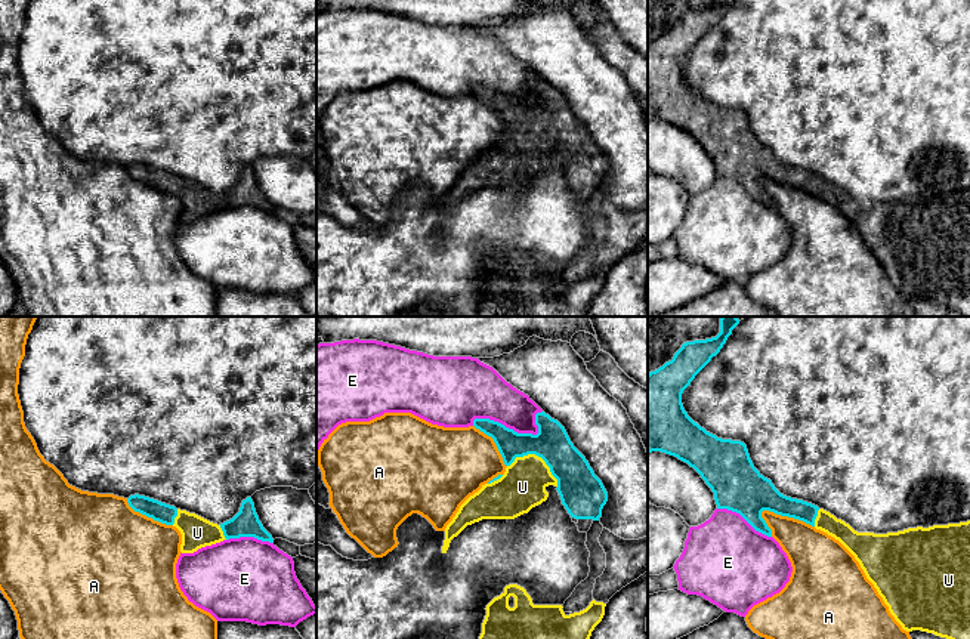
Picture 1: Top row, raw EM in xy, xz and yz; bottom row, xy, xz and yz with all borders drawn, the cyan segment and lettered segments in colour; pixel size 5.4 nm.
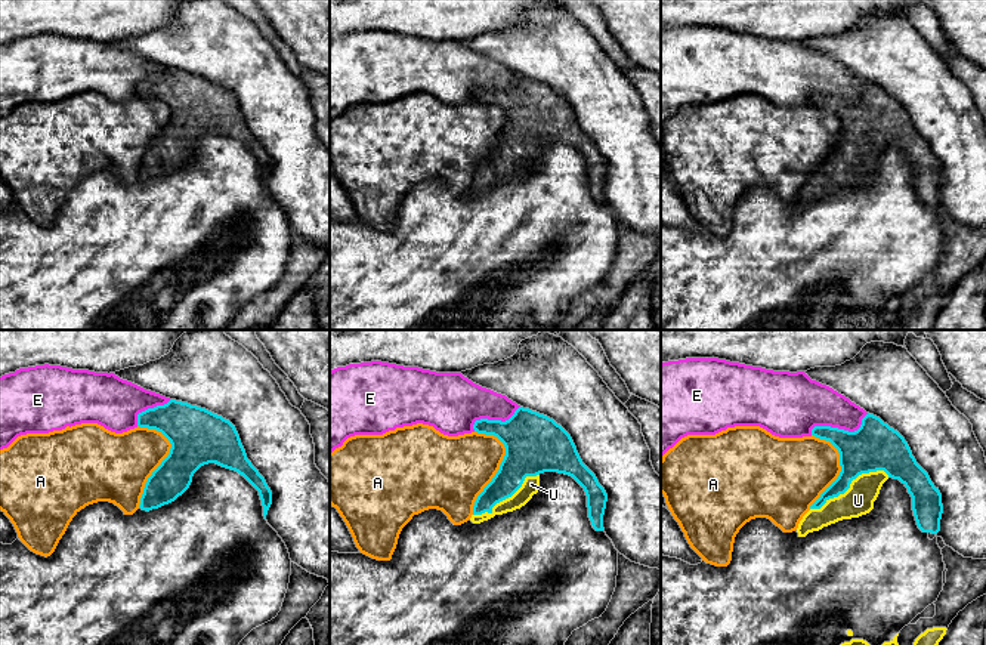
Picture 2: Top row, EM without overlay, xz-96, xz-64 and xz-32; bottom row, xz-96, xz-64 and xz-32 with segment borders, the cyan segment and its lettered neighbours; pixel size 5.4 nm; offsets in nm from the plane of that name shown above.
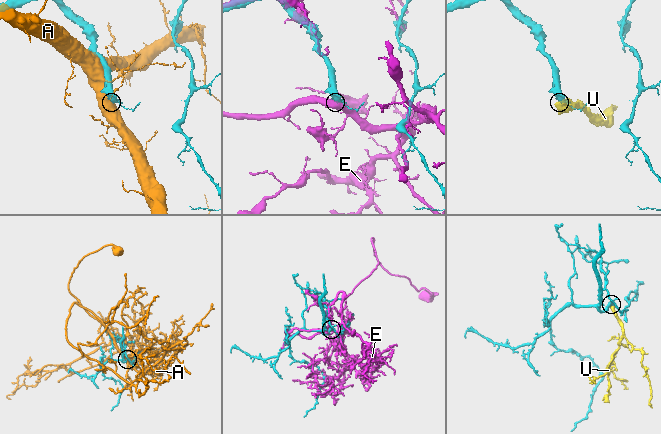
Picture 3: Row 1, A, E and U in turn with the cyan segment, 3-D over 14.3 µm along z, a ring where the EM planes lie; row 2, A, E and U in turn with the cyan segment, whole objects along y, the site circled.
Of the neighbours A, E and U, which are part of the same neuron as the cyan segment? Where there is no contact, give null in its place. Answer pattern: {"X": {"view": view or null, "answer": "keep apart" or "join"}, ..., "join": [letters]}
{"A": {"view": "yz", "answer": "keep apart"}, "E": {"view": "xz", "answer": "keep apart"}, "U": {"view": "xz", "answer": "join"}, "join": ["U"]}

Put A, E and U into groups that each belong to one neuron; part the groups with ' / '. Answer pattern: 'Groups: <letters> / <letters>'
Groups: A / E / U

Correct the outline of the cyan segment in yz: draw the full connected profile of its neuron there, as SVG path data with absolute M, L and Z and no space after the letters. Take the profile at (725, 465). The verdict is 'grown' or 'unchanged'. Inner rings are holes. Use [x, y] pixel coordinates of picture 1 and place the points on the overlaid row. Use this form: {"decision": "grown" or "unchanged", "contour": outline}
{"decision": "grown", "contour": "M722 317L716 337L683 343L671 361L648 374L648 453L661 451L688 463L714 493L717 509L739 513L767 537L772 537L772 530L762 518L763 510L803 521L838 540L859 562L903 630L970 639L970 521L887 534L858 532L830 512L781 494L754 467L744 442L717 438L688 416L682 404L683 390L720 352L738 324L736 317Z"}

